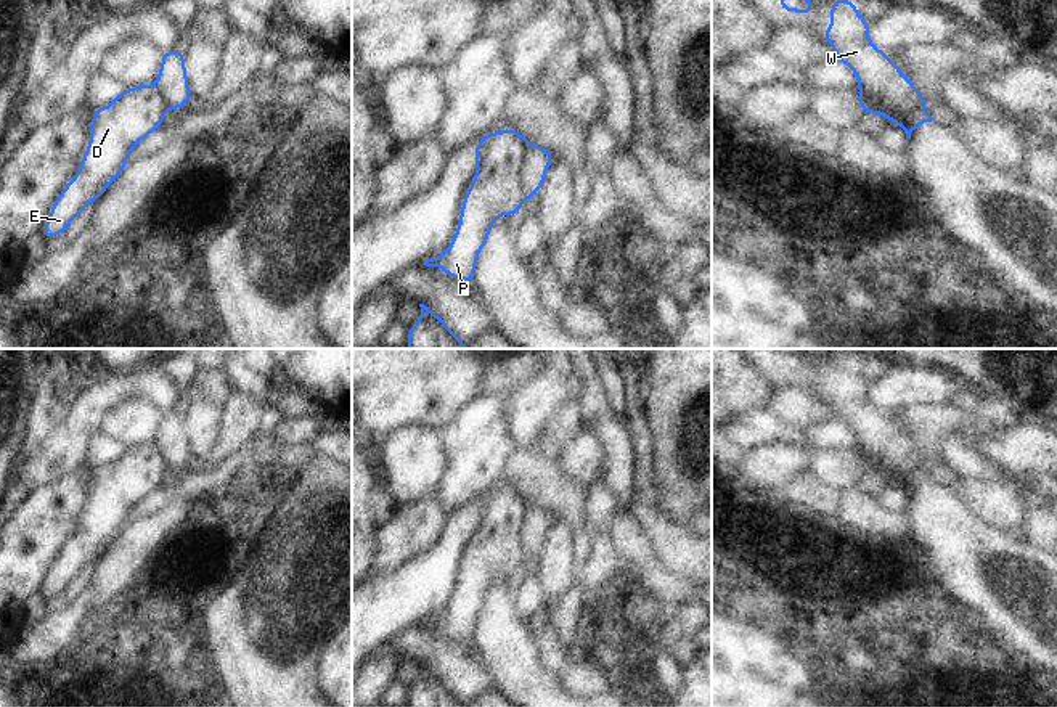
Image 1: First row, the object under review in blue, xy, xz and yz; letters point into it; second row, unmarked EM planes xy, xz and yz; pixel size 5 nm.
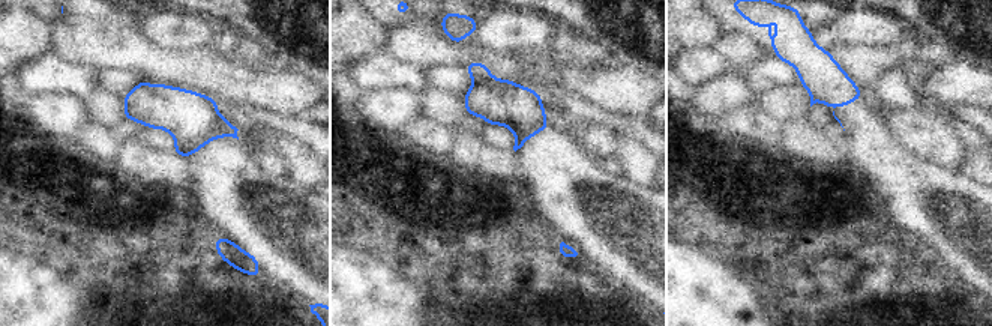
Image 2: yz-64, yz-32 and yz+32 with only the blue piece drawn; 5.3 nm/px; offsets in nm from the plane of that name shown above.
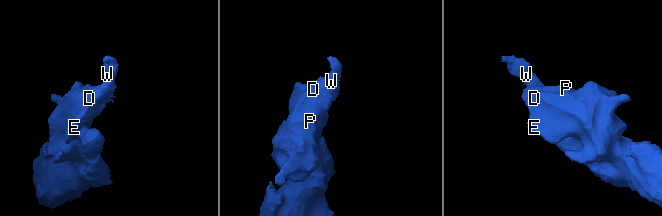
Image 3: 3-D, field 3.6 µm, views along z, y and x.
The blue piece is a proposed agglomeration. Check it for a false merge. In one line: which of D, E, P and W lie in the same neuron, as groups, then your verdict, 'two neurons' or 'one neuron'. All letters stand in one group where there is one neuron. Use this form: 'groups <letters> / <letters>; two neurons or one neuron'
groups D E P / W; two neurons

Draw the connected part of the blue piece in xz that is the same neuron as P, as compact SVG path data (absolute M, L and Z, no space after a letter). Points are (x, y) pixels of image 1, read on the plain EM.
M500 488L495 495L487 492L474 511L475 537L464 554L459 583L447 611L427 619L422 625L439 627L455 640L474 644L474 633L480 609L488 603L488 595L500 575L517 575L525 562L520 529L528 500L514 488Z

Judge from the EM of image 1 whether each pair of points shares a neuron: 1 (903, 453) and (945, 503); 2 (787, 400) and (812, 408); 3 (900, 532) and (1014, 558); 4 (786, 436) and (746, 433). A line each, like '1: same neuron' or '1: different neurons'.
1: same neuron
2: same neuron
3: different neurons
4: same neuron

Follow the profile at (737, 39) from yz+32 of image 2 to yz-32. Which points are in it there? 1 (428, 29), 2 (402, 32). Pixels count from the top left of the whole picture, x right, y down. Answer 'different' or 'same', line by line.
1: different
2: different

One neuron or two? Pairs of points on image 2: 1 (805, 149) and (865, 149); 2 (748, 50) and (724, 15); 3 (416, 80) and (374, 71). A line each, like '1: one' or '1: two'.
1: two
2: one
3: one

